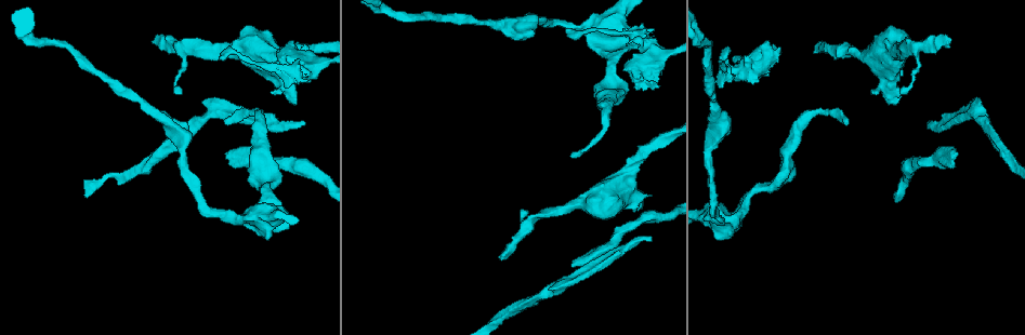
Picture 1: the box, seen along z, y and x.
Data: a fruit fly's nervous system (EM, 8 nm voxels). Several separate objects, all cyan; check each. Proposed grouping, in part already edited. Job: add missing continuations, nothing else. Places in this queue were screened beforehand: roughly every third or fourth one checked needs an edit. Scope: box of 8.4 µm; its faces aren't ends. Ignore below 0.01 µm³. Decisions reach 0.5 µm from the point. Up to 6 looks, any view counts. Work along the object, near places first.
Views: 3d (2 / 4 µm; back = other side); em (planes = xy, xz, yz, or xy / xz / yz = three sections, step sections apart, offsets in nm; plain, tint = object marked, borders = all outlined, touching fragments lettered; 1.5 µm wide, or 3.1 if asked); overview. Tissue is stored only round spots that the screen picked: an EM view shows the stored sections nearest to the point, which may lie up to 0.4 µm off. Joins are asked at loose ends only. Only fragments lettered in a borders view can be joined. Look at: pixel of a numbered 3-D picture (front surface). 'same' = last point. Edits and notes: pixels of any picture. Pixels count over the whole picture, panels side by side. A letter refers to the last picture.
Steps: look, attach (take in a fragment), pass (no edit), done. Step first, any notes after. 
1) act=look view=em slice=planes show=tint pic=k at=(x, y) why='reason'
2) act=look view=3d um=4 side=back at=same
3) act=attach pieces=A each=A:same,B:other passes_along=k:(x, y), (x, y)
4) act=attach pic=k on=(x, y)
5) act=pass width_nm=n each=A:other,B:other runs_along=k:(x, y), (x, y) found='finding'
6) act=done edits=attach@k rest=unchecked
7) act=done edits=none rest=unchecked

act=look view=em slice=planes show=borders pic=1 at=(154, 38)

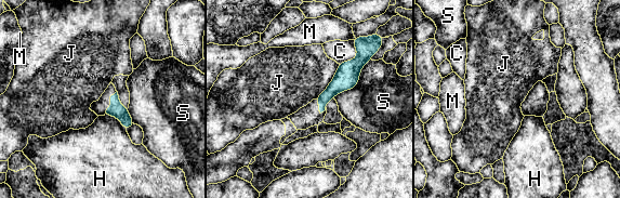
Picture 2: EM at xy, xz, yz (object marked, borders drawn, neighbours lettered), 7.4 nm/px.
act=pass each=C:other,H:other,J:other,M:other,S:other runs_along=2:(365, 56), (321, 101), (321, 108) found='none of them fits'

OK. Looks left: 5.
act=look view=em slice=planes show=plain pic=1 at=(847, 123) why='long arm stops here'

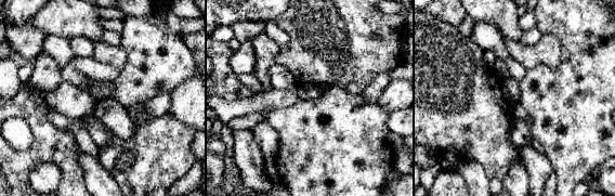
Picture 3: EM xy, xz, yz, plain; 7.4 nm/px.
act=look view=em slice=planes show=tint at=same

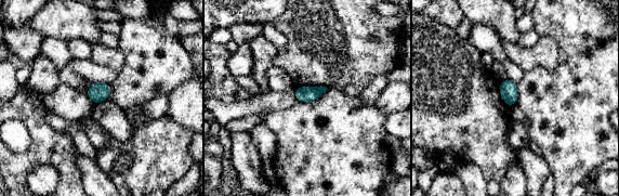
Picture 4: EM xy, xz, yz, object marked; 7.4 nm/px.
act=look view=em slice=planes show=borders at=same

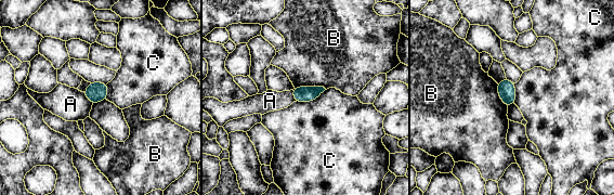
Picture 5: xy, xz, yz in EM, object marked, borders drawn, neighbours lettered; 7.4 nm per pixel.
act=pass each=A:other,B:other,C:other border=5:(325, 89), (314, 100), (296, 102) found='none of them fits'

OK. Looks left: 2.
act=look view=3d um=2 pic=1 at=(219, 57) why='free end'

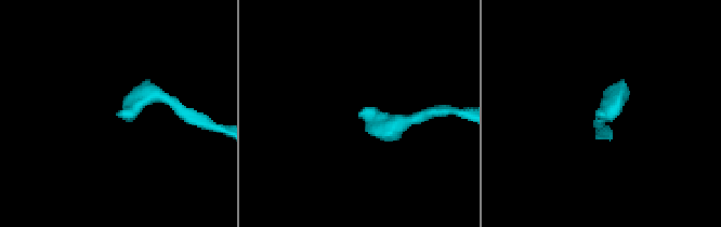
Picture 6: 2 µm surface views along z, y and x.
act=look view=em slice=xz step=4 show=borders pic=6 at=(606, 117) why='shape alone is not enough'

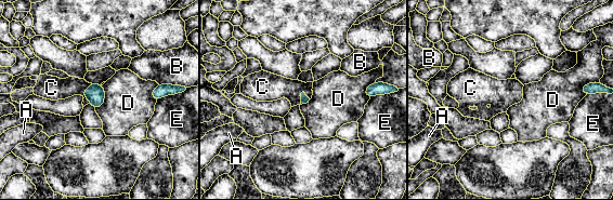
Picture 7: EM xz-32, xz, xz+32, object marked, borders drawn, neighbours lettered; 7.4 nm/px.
act=pass each=A:other,B:other,C:other,D:other,E:other border=7:(303, 91), (300, 95), (300, 104) found='none of them fits'

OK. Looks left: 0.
act=done edits=none rest=unchecked

